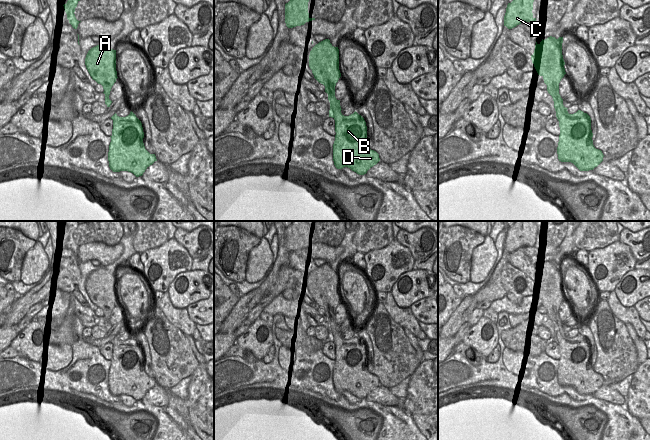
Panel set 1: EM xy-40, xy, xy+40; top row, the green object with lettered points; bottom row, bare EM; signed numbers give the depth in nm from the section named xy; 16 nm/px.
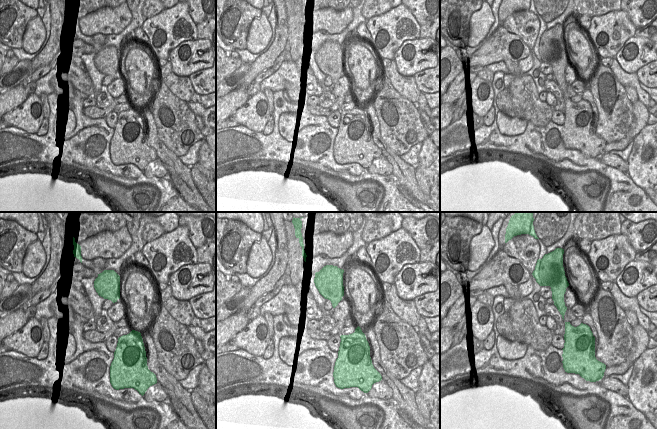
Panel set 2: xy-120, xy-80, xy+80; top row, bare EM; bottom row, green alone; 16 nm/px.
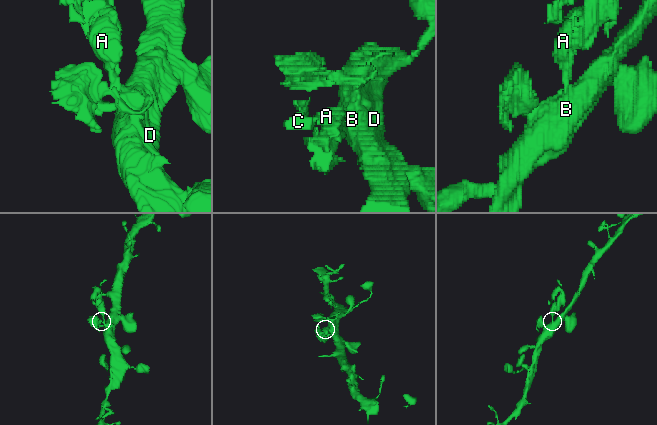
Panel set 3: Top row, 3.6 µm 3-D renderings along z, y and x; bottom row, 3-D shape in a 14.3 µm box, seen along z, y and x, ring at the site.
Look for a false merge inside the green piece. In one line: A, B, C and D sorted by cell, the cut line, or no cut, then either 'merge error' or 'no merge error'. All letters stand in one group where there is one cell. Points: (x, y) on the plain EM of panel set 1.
A C / B D | xy (340, 331), (330, 333) | merge error

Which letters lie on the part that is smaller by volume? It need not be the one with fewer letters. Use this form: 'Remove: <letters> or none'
Remove: A, C

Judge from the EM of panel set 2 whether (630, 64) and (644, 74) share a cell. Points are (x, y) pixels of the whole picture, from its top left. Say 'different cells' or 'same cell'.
different cells

